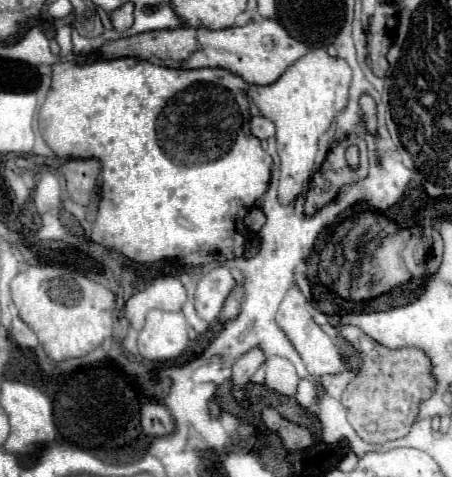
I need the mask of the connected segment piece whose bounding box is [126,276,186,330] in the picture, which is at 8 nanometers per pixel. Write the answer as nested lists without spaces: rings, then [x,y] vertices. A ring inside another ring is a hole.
[[[160,276],[152,280],[144,290],[136,292],[126,302],[126,318],[130,326],[140,330],[144,326],[144,318],[150,310],[180,310],[186,302],[186,290],[178,276]]]

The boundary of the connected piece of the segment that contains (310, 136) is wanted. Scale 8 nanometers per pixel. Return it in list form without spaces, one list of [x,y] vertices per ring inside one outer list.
[[[312,48],[306,56],[294,62],[274,84],[250,86],[250,98],[254,104],[276,126],[276,146],[280,156],[280,184],[278,202],[288,206],[296,202],[306,190],[316,164],[318,138],[330,128],[332,120],[348,104],[348,86],[352,70],[342,58],[330,56],[324,48]]]

